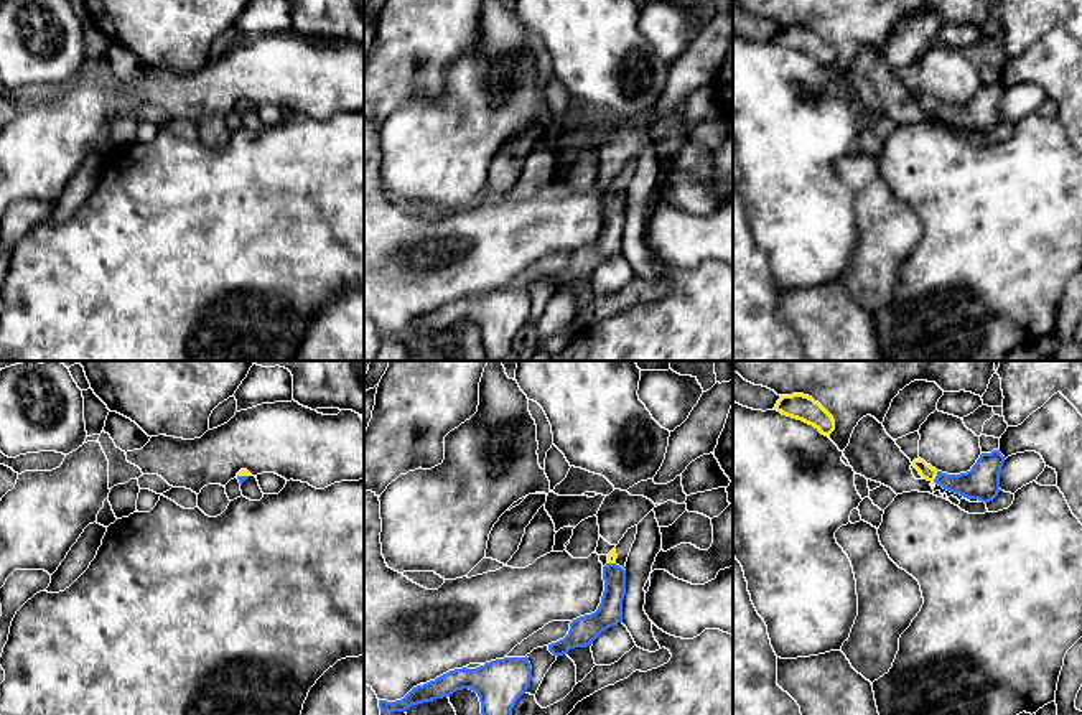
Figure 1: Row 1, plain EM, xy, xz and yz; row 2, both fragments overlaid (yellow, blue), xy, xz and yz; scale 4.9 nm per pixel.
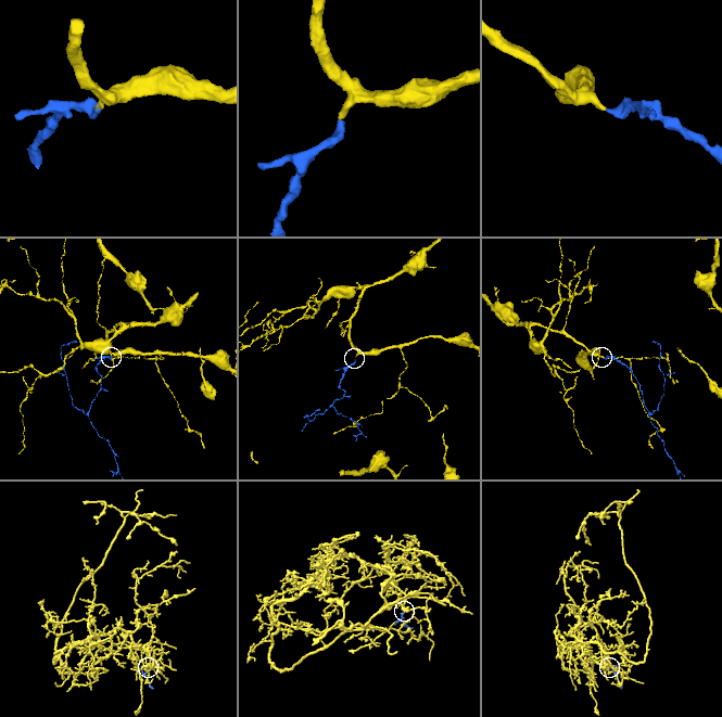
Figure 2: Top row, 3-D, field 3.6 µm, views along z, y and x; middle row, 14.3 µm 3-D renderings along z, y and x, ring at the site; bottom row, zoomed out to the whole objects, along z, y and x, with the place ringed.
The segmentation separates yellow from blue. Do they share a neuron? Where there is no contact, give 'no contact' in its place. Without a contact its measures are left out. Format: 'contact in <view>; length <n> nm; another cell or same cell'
contact in yz; length 50 nm; same cell

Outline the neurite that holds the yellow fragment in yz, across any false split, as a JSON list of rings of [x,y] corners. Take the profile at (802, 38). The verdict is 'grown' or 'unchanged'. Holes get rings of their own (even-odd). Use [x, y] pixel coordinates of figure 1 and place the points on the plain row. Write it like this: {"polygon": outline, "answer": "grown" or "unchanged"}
{"polygon": [[[804,25],[781,26],[774,41],[814,56],[825,68],[830,68],[835,61],[833,48],[818,33]]], "answer": "unchanged"}

